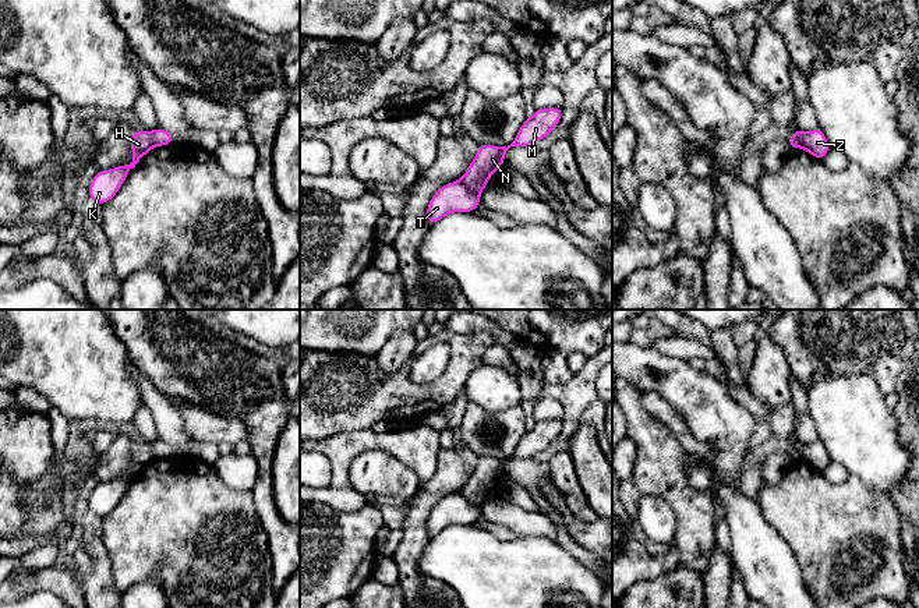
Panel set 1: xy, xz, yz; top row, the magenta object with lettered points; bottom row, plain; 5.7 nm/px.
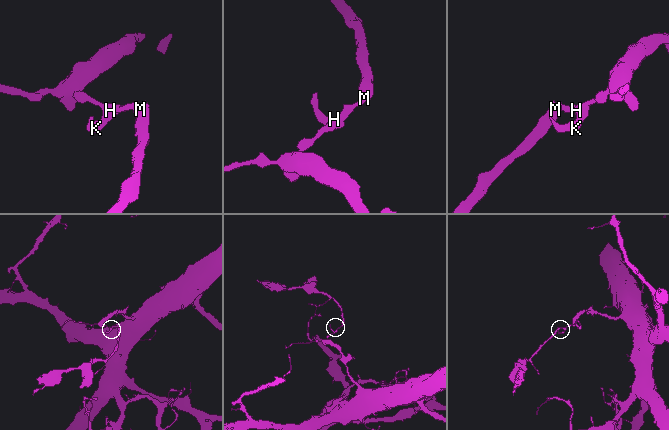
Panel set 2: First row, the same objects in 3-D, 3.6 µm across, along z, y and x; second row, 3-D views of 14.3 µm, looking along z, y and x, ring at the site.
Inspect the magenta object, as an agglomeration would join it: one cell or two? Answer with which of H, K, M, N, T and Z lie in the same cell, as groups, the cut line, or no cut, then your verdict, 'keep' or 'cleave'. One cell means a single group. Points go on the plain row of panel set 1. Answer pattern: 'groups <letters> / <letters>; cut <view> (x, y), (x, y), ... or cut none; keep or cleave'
groups H K T Z / M N; cut xz (460, 491), (472, 504), (479, 506); cleave

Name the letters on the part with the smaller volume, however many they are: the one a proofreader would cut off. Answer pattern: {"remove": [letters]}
{"remove": ["M", "N"]}

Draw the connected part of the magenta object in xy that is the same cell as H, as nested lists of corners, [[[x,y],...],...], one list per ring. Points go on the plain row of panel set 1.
[[[134,442],[130,459],[132,462],[132,474],[130,477],[121,477],[110,482],[99,482],[92,491],[88,499],[92,513],[105,517],[119,505],[130,482],[155,459],[152,445]]]

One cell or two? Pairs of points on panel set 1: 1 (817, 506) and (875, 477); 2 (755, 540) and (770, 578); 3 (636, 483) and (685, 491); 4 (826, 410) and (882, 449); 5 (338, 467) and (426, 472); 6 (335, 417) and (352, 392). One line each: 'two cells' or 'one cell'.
1: two cells
2: one cell
3: one cell
4: one cell
5: one cell
6: one cell

